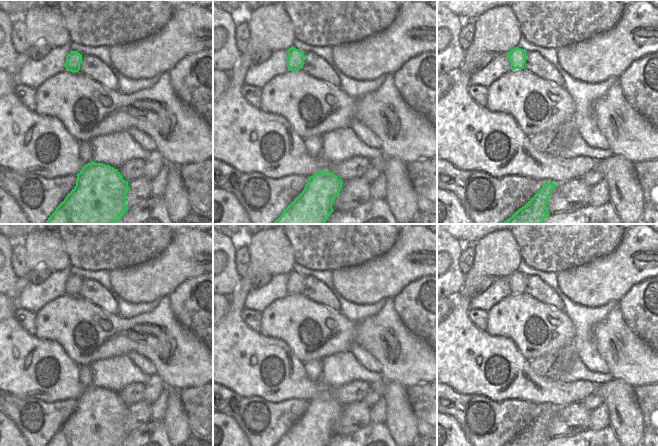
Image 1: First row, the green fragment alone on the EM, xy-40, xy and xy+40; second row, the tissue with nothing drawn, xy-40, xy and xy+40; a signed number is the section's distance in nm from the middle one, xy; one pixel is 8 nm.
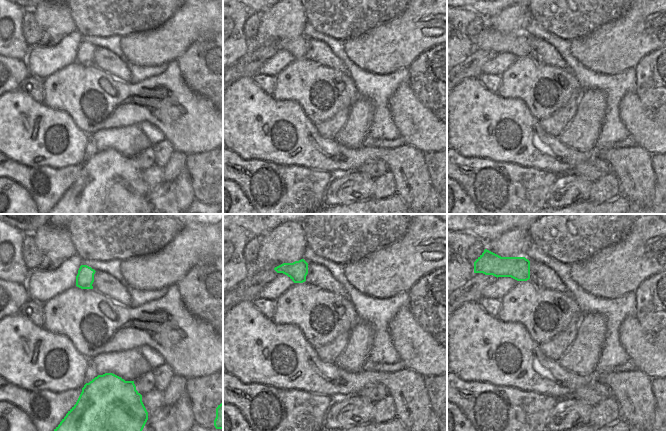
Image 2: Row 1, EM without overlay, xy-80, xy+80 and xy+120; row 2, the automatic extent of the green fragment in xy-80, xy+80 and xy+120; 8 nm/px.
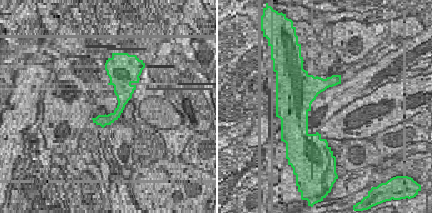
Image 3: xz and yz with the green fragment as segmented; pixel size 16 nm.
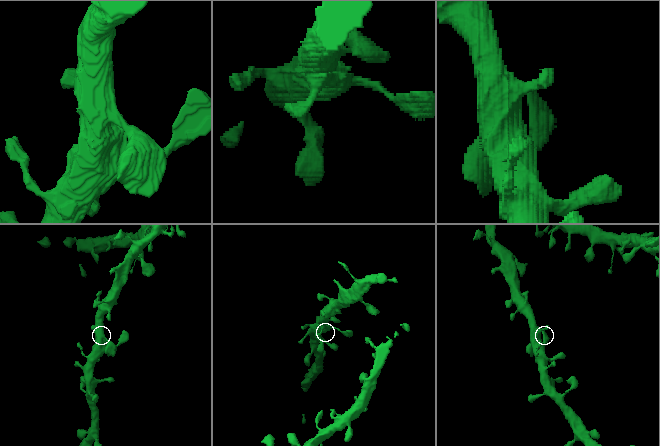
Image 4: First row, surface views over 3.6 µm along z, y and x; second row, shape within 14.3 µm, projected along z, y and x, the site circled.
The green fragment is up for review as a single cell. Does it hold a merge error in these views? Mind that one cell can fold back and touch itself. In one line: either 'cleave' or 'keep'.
keep

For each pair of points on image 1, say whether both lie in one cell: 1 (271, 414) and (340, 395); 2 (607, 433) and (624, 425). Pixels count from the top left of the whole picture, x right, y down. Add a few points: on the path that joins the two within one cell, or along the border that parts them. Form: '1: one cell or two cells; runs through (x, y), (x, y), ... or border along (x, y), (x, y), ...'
1: two cells; border along (307, 400), (285, 399), (283, 401)
2: two cells; border along (608, 426), (616, 435)

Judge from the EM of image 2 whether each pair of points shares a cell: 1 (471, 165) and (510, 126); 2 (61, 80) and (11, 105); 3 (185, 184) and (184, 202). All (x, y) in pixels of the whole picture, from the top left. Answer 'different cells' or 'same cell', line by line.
1: different cells
2: different cells
3: same cell

